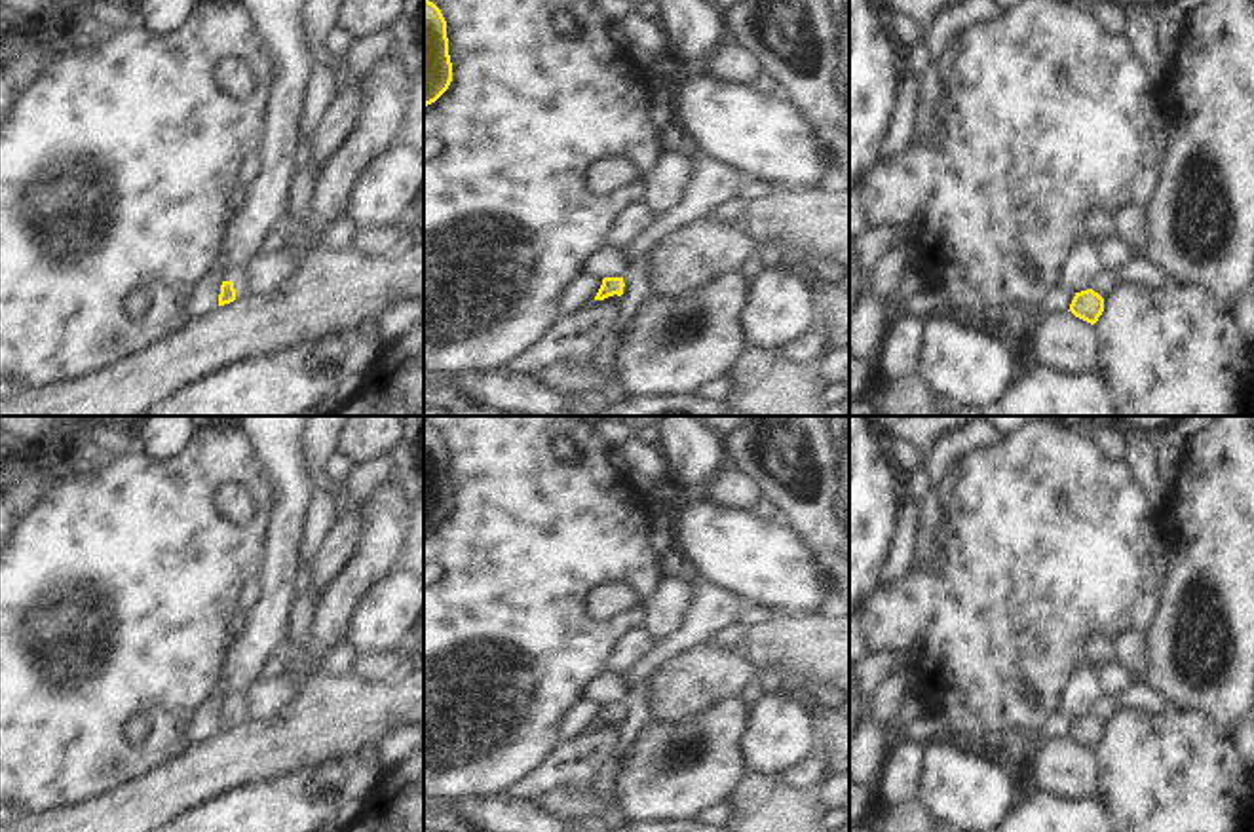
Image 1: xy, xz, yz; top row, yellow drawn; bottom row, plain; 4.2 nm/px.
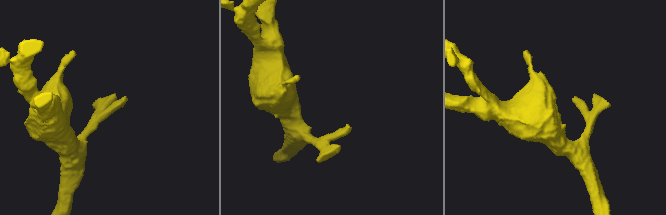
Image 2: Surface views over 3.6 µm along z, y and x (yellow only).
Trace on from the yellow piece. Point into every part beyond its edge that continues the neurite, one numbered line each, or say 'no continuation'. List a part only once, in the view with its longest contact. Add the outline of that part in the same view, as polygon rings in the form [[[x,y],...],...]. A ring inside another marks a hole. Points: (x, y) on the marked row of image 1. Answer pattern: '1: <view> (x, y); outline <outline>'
1: xy (238, 276); outline [[[241,264],[238,268],[232,268],[224,274],[224,281],[232,281],[234,289],[236,289],[236,298],[241,298],[243,294],[247,294],[247,275],[245,275],[245,266]]]

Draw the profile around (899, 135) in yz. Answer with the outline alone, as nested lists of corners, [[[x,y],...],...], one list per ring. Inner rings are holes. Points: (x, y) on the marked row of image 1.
[[[916,76],[901,78],[889,127],[878,150],[880,163],[893,163],[912,144],[916,129],[918,93],[920,80]]]

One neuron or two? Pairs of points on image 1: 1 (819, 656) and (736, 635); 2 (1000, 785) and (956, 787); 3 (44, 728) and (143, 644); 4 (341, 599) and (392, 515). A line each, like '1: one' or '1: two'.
1: one
2: one
3: one
4: one

